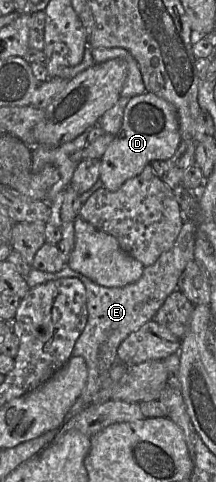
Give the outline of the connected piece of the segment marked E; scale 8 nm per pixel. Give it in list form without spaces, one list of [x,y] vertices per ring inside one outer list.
[[[185,221],[173,246],[161,254],[154,264],[144,267],[138,281],[124,287],[110,288],[98,285],[68,265],[55,273],[31,269],[26,277],[31,289],[40,284],[67,277],[79,279],[86,289],[88,320],[74,345],[72,356],[81,356],[85,359],[88,376],[82,393],[66,414],[64,423],[92,404],[101,386],[102,375],[118,363],[118,346],[129,334],[152,320],[166,298],[178,287],[179,278],[187,263],[194,260],[196,225],[197,223]]]

